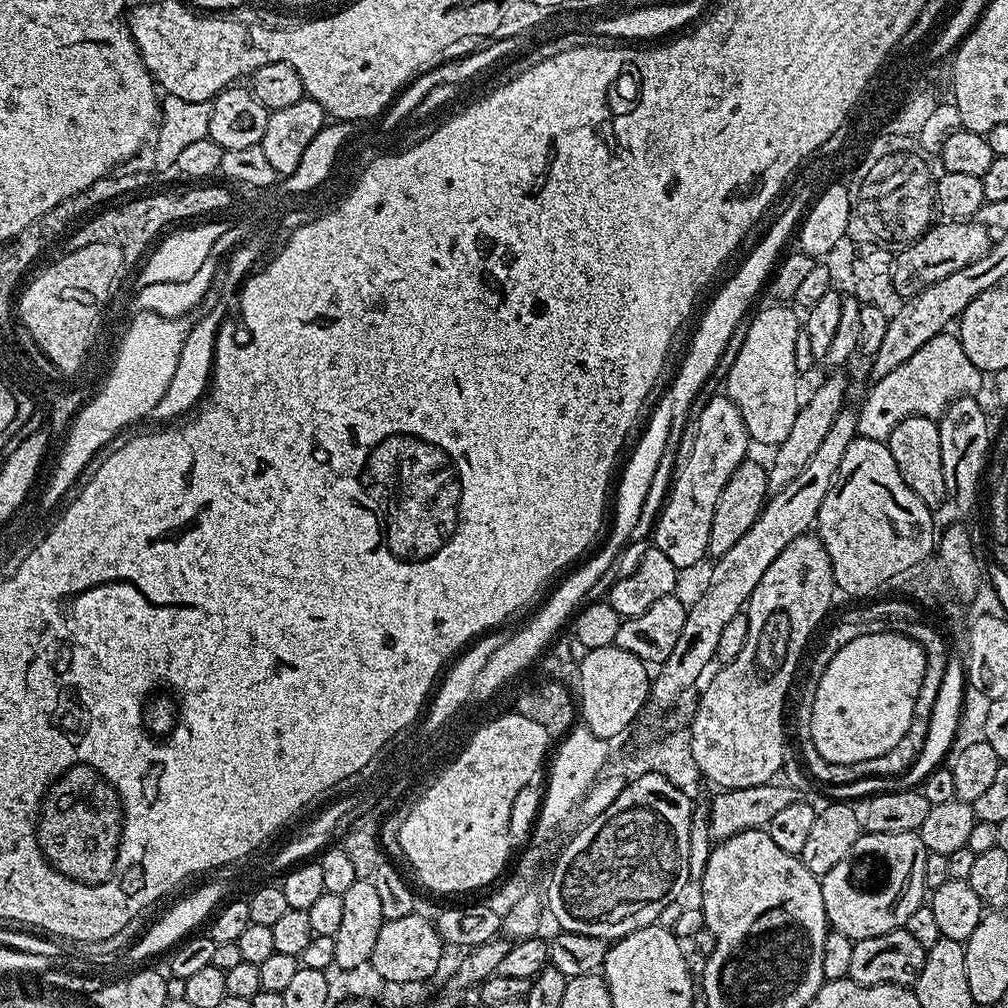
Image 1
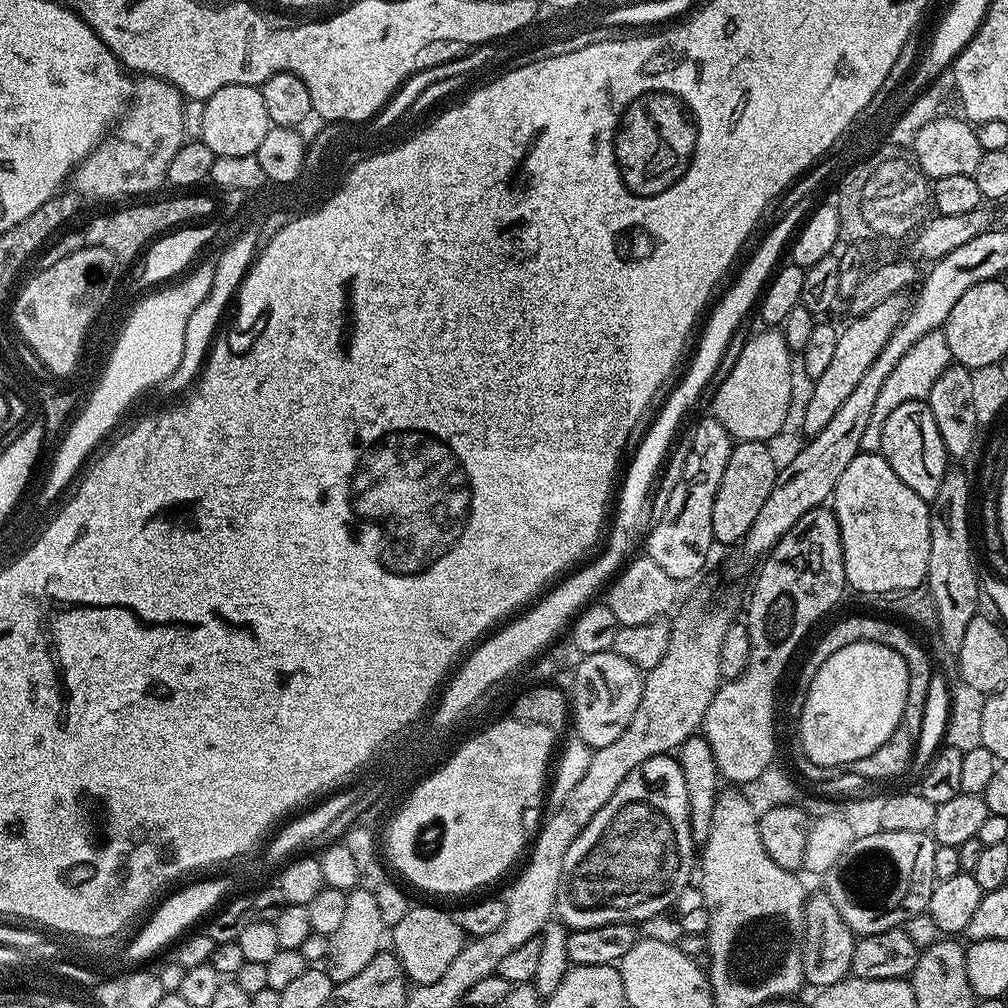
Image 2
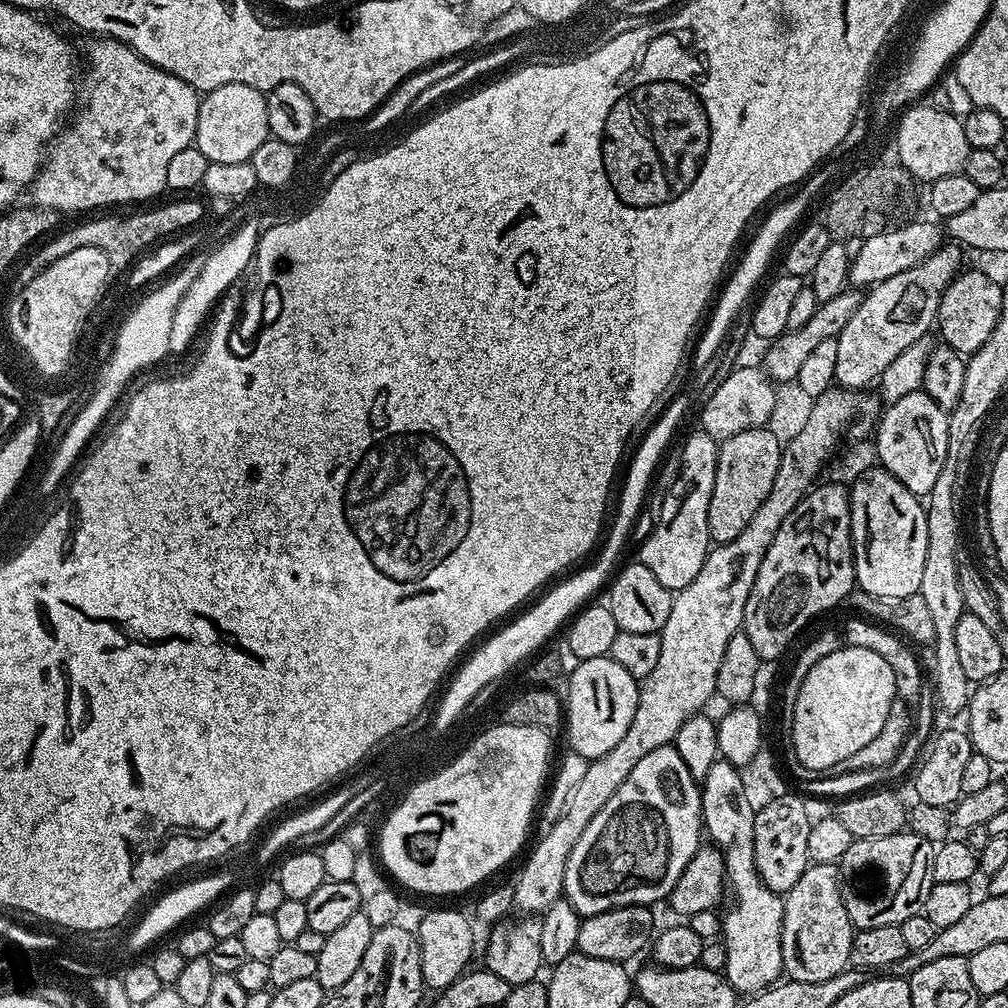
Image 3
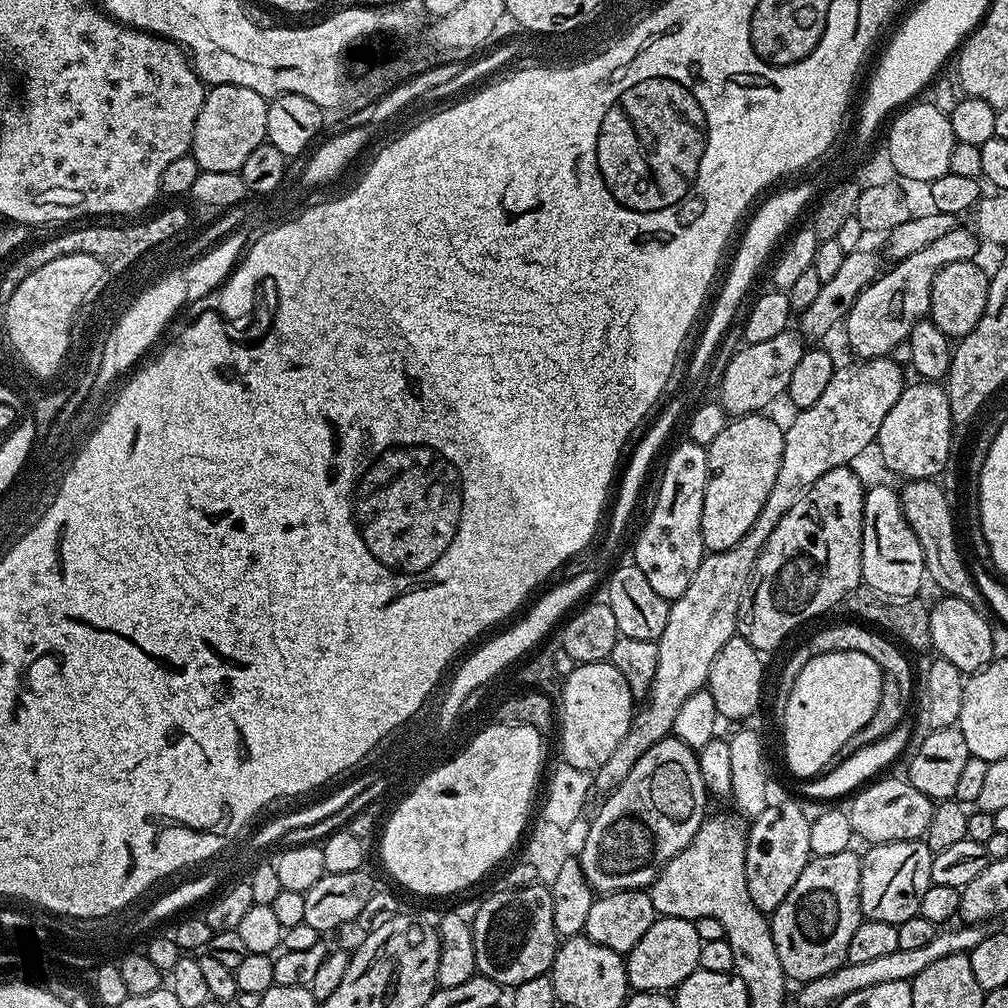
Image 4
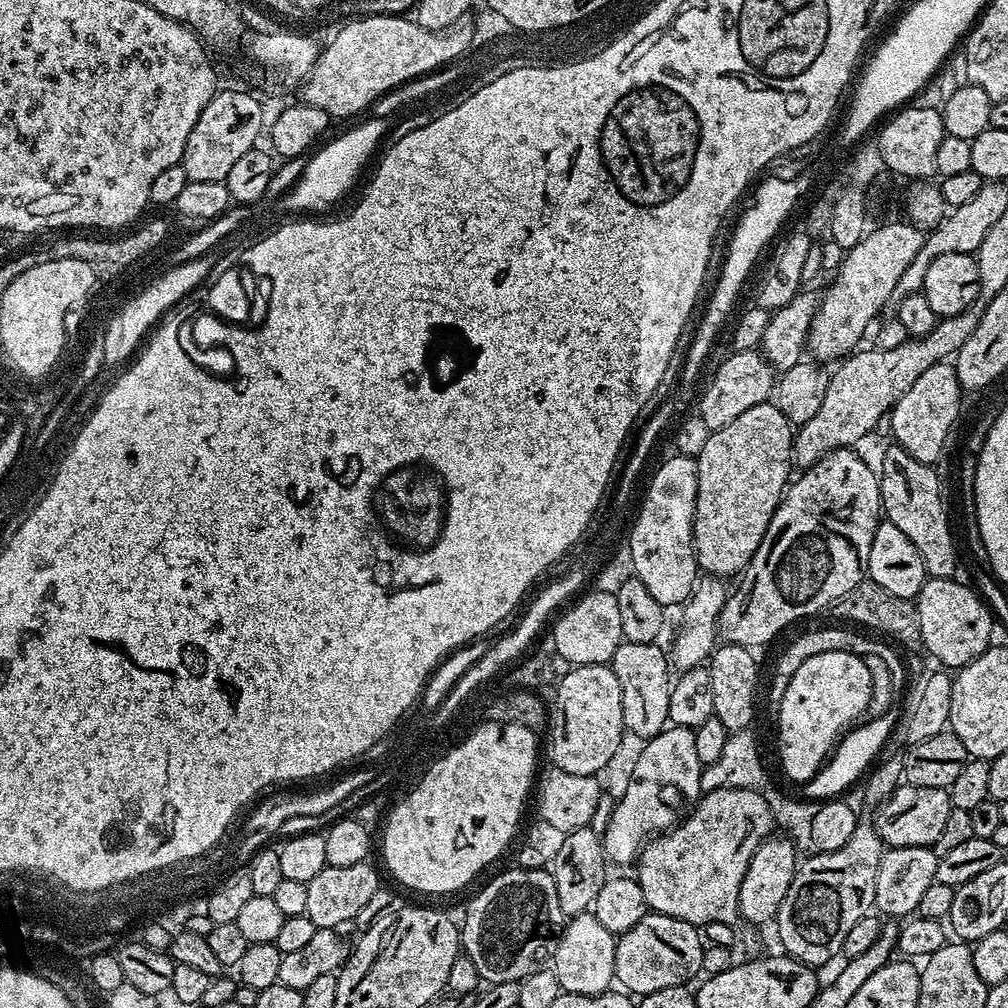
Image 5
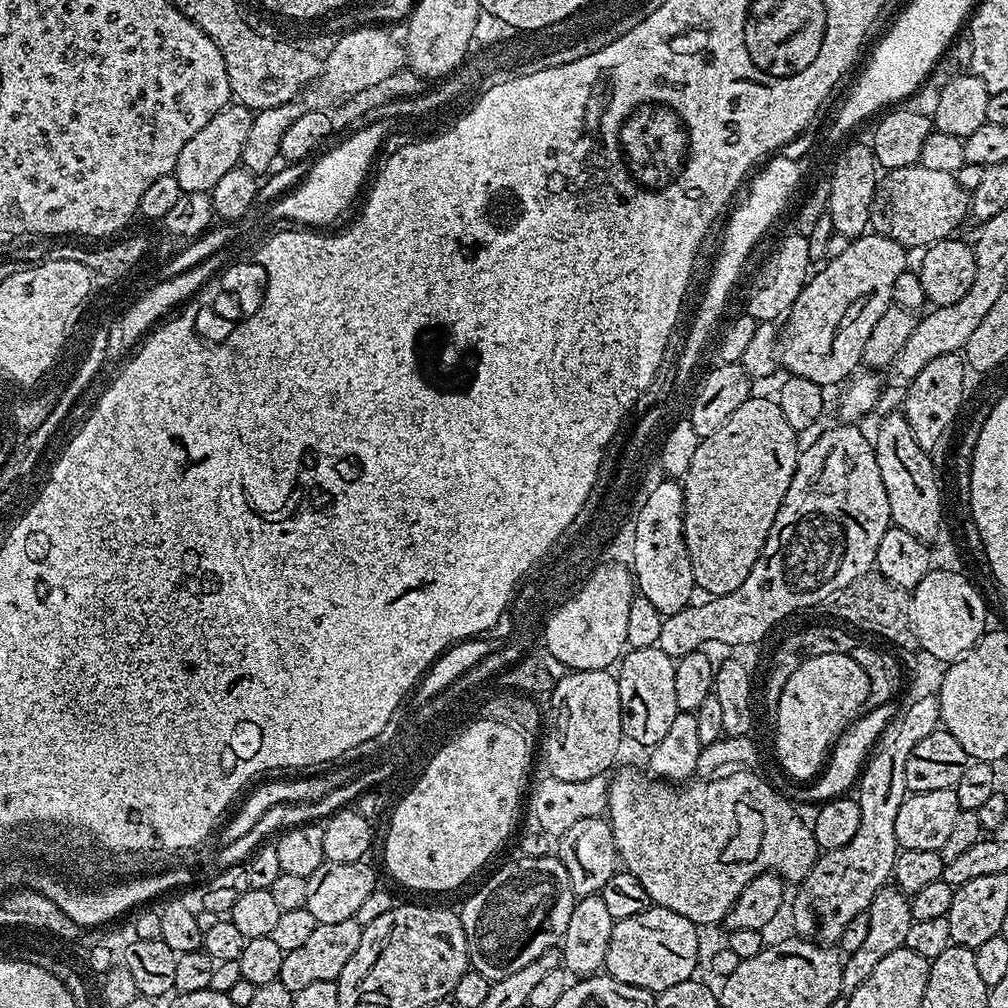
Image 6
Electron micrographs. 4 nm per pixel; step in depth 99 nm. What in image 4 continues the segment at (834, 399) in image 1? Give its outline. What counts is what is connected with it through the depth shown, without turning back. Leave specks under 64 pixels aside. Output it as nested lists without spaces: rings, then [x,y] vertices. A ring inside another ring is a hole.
[[[957,226],[942,234],[942,238],[934,238],[930,246],[922,246],[922,250],[914,250],[914,254],[895,261],[889,272],[888,269],[881,271],[871,284],[860,291],[842,324],[848,335],[848,344],[856,355],[853,357],[875,360],[878,356],[892,354],[899,344],[901,347],[915,324],[929,315],[930,290],[938,270],[942,270],[942,266],[950,266],[950,262],[976,260],[976,251],[980,247],[982,241],[971,227]]]

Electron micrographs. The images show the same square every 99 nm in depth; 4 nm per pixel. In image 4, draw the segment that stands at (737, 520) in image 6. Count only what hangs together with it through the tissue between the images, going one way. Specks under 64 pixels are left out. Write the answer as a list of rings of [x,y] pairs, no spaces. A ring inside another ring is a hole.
[[[753,414],[729,419],[722,434],[707,444],[708,481],[706,498],[702,502],[702,542],[708,552],[725,552],[730,550],[754,526],[754,518],[766,506],[766,497],[774,487],[774,478],[778,478],[778,466],[782,466],[782,446],[784,445],[784,428],[776,425],[768,414]]]

